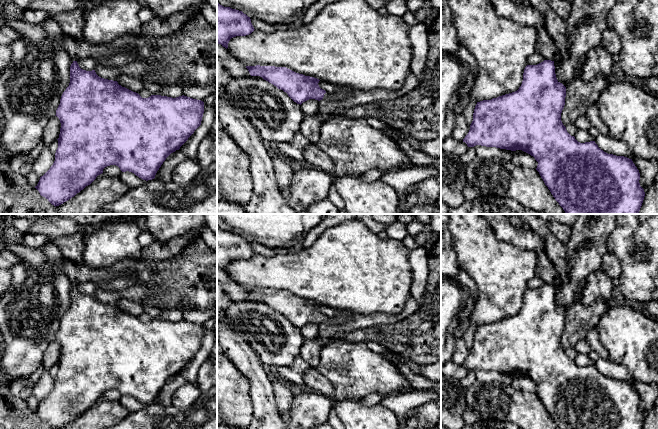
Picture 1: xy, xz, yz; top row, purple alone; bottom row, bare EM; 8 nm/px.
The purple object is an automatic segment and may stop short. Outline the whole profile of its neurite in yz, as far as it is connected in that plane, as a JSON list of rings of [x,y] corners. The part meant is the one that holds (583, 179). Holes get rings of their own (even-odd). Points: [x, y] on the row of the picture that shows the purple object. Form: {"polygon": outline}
{"polygon": [[[544,60],[537,65],[527,65],[517,91],[477,102],[470,130],[463,142],[468,147],[481,145],[511,151],[522,150],[533,156],[538,162],[536,170],[566,214],[638,214],[645,197],[639,183],[639,170],[632,159],[608,154],[595,141],[580,143],[571,136],[561,121],[565,97],[566,87],[556,78],[554,61]]]}

